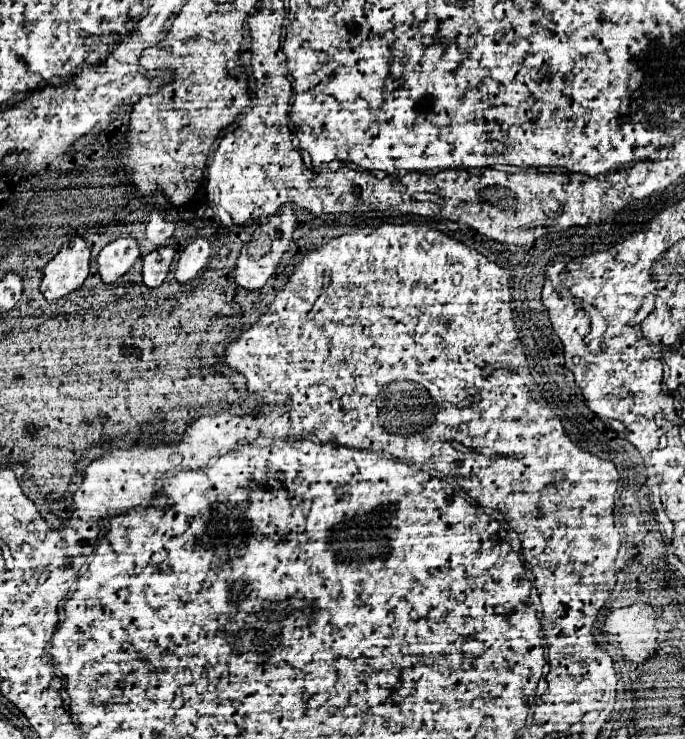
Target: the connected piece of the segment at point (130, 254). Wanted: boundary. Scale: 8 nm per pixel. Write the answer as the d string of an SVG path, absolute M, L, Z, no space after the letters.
M118 238L110 242L96 258L98 274L104 284L114 284L122 274L126 274L138 260L140 250L134 238Z

